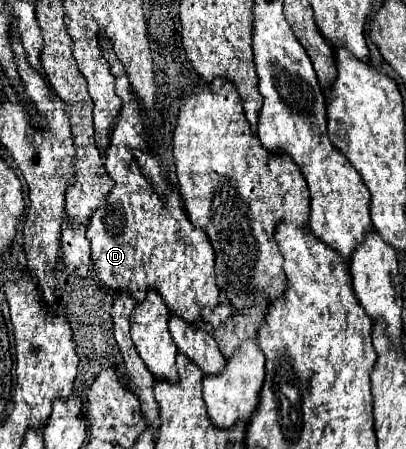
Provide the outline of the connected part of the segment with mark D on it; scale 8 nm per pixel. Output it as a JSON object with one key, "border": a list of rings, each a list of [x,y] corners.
{"border":[[[104,37],[102,51],[116,77],[116,95],[122,99],[122,111],[118,123],[114,125],[110,147],[106,151],[108,157],[104,161],[104,167],[116,185],[106,197],[106,207],[92,215],[86,231],[86,237],[92,243],[94,271],[106,287],[128,293],[138,303],[146,299],[150,289],[156,289],[172,315],[182,317],[186,323],[198,323],[206,307],[212,309],[218,305],[220,291],[216,287],[212,245],[206,233],[188,221],[176,189],[168,189],[166,201],[160,201],[160,195],[154,193],[154,187],[142,175],[132,155],[132,149],[146,147],[138,99],[136,107],[130,107],[128,75],[122,71],[123,66],[110,41]]]}

